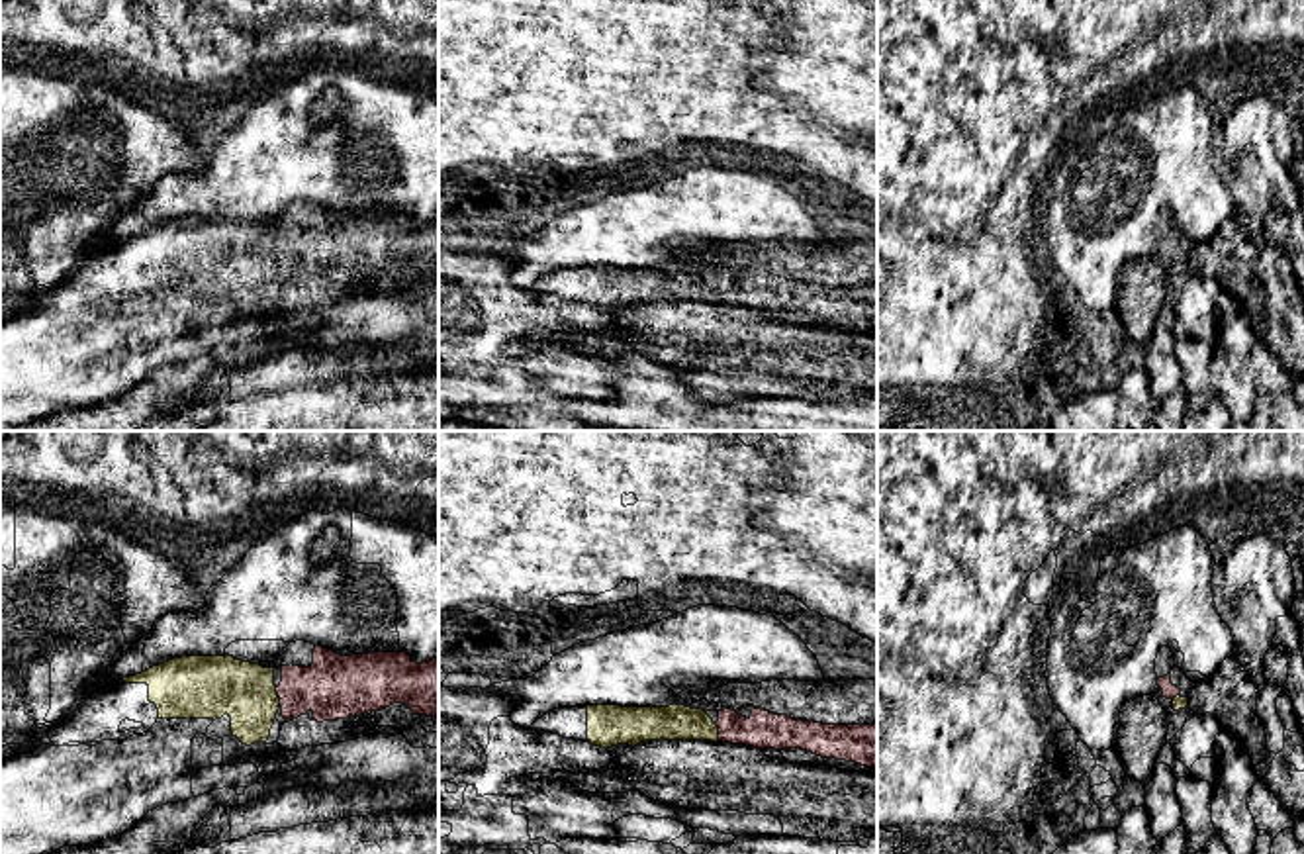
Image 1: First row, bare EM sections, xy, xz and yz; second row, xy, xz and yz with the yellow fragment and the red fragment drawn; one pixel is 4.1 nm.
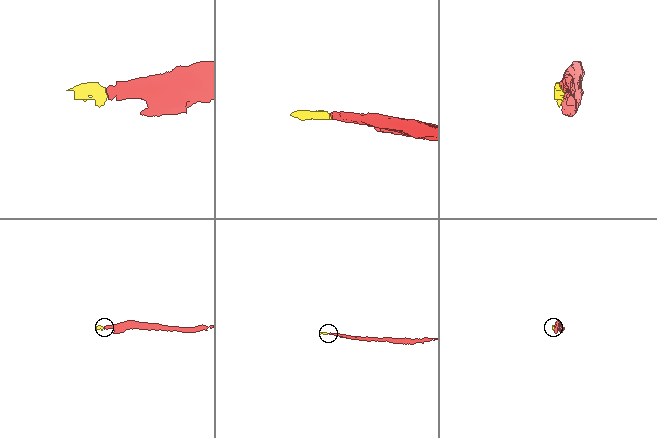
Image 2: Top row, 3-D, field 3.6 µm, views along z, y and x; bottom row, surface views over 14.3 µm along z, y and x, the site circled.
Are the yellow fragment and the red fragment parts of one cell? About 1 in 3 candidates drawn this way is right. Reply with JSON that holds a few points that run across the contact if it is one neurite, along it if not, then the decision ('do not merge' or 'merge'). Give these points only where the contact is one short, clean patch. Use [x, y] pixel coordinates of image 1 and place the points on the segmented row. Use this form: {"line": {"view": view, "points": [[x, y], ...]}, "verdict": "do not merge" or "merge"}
{"line": {"view": "xy", "points": [[220, 684], [251, 698], [279, 698], [333, 686]]}, "verdict": "merge"}

